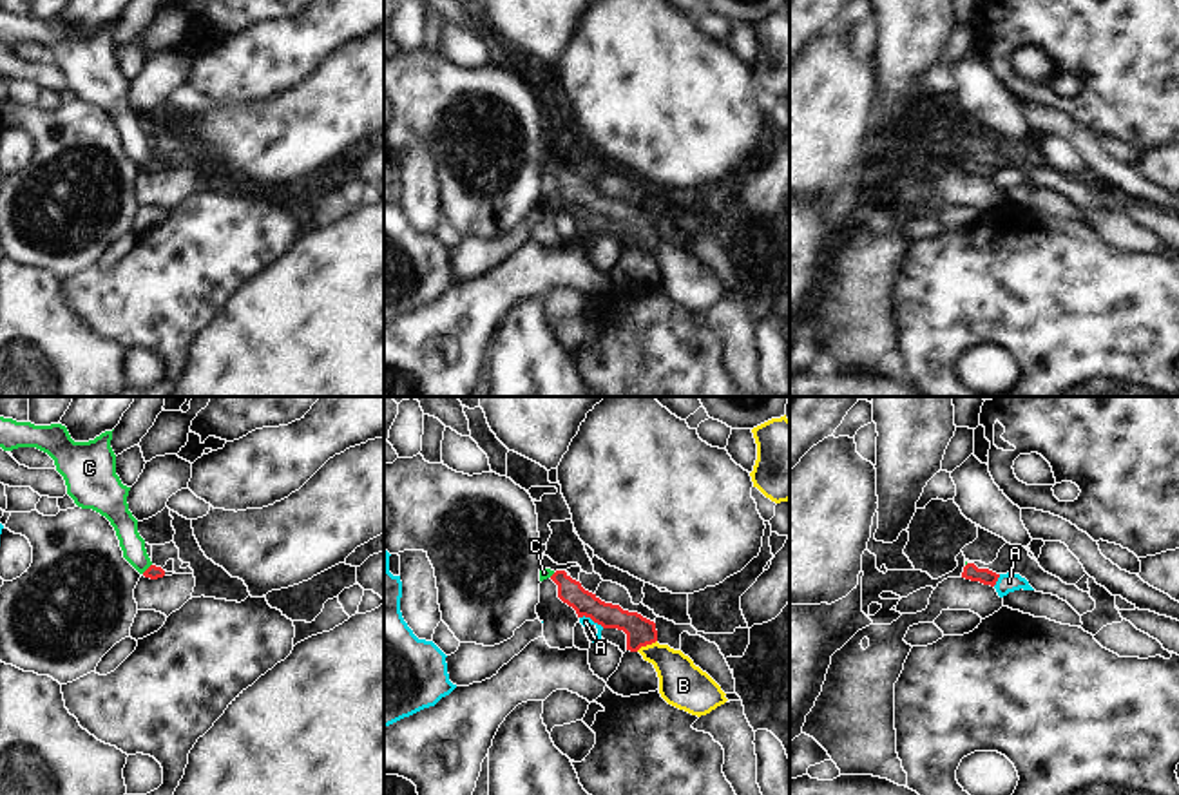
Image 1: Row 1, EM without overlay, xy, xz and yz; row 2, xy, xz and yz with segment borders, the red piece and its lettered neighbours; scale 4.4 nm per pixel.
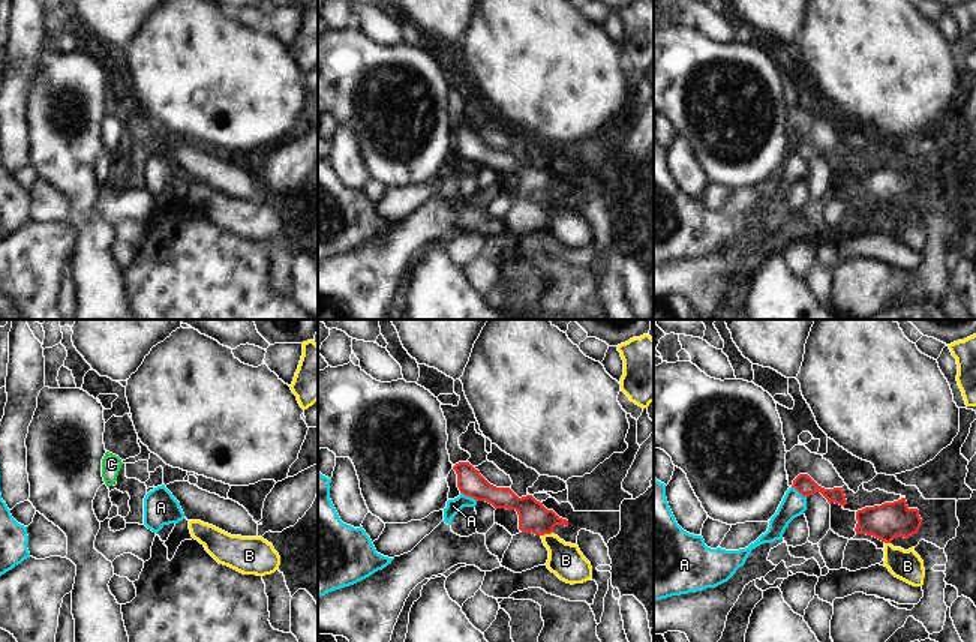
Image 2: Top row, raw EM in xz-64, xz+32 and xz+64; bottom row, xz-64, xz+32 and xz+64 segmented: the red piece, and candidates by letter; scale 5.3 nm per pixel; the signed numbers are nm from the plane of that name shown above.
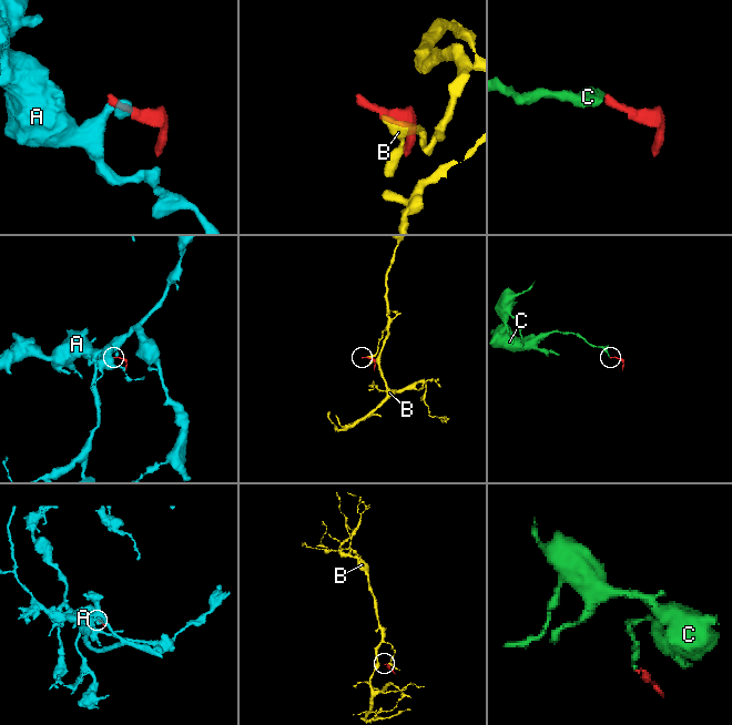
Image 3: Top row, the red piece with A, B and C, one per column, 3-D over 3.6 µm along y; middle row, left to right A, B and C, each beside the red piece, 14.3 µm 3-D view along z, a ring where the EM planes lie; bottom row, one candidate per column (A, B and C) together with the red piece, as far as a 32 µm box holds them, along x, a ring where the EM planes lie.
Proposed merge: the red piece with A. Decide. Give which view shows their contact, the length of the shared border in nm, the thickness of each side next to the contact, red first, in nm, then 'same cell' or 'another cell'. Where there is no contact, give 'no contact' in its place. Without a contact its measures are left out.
contact in xz; length 120 nm; calibres 130 and 50 nm; another cell

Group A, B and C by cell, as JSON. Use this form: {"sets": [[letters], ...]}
{"sets": [["A"], ["B"], ["C"]]}

